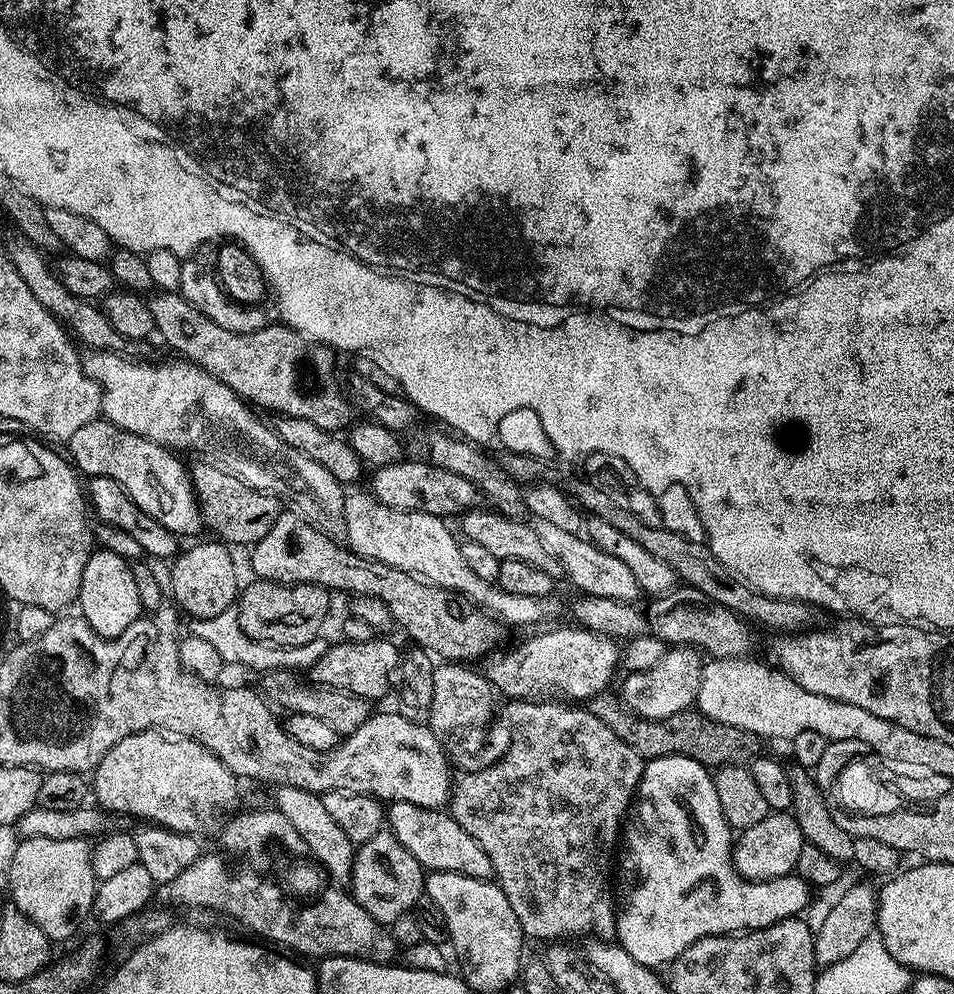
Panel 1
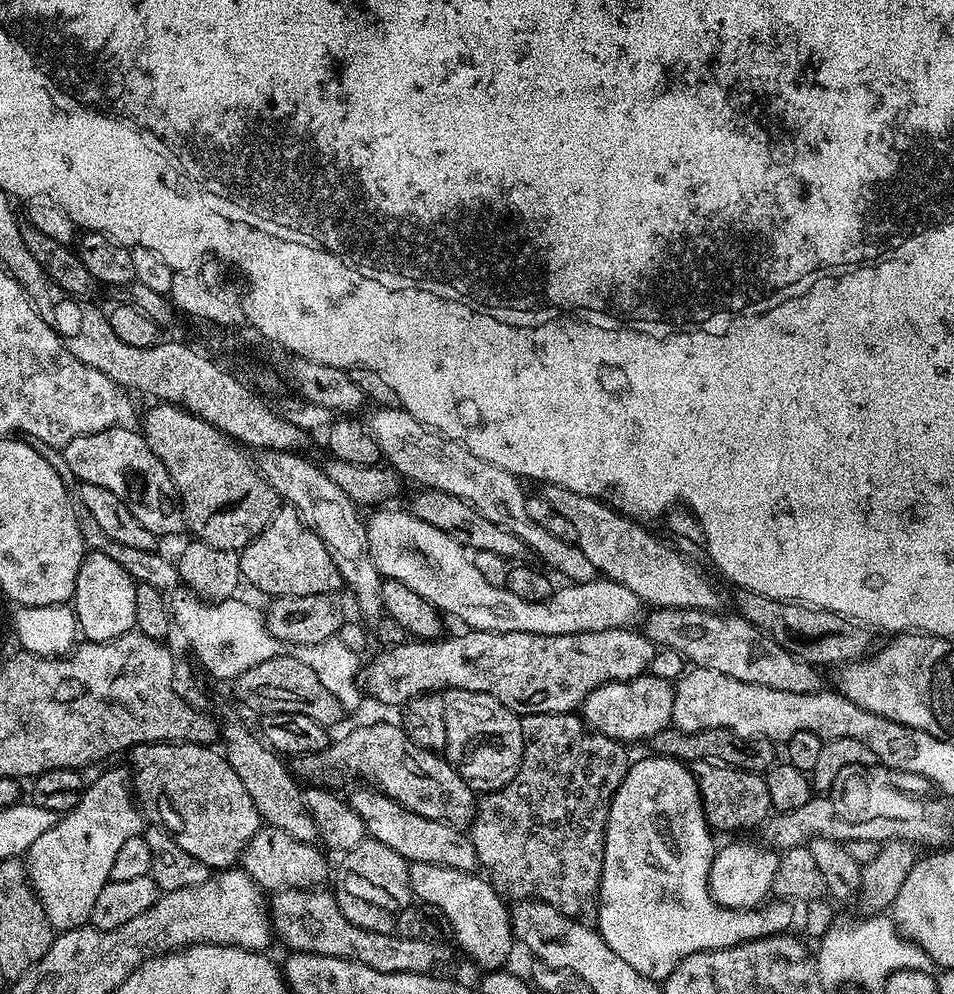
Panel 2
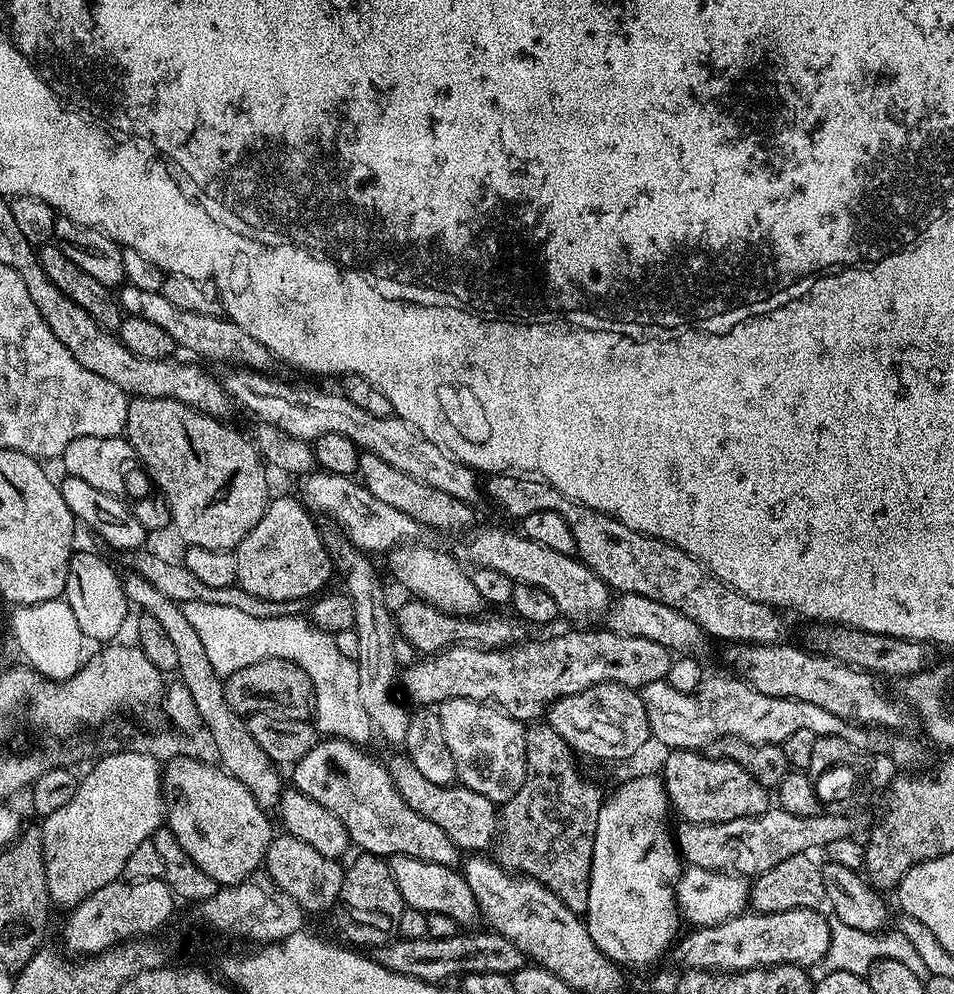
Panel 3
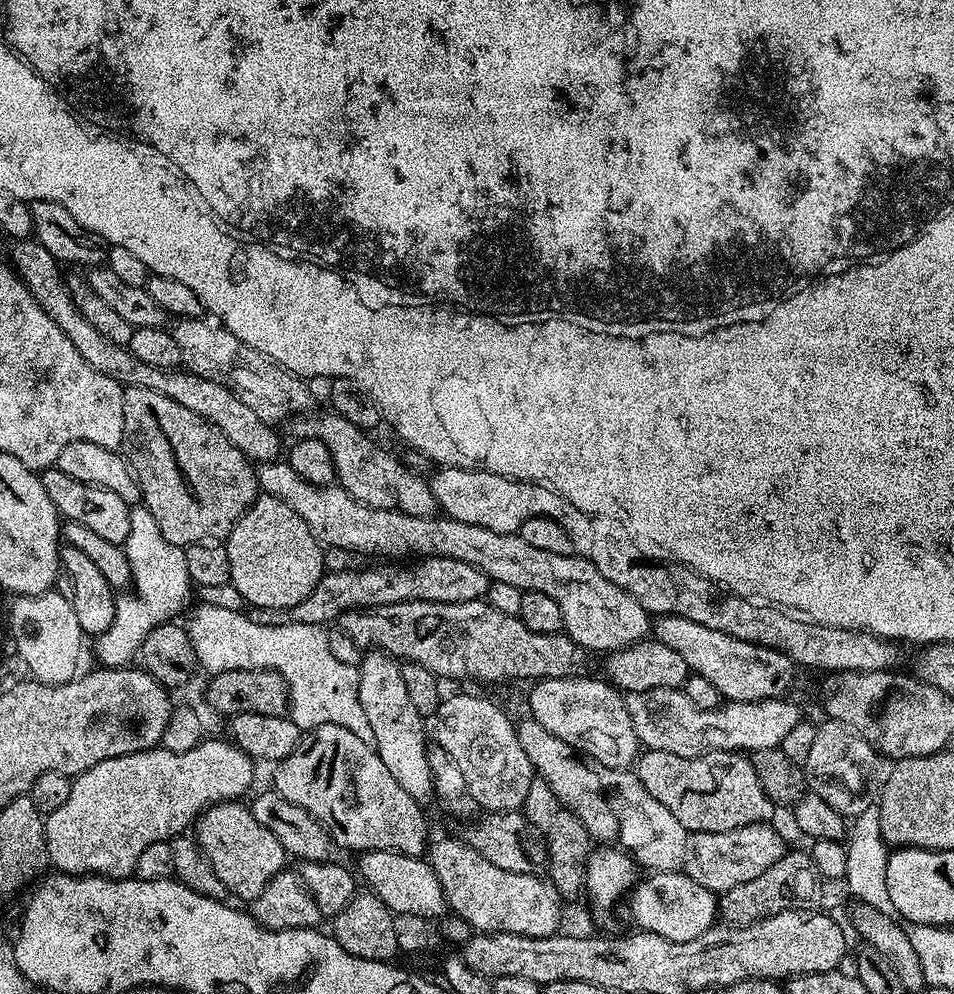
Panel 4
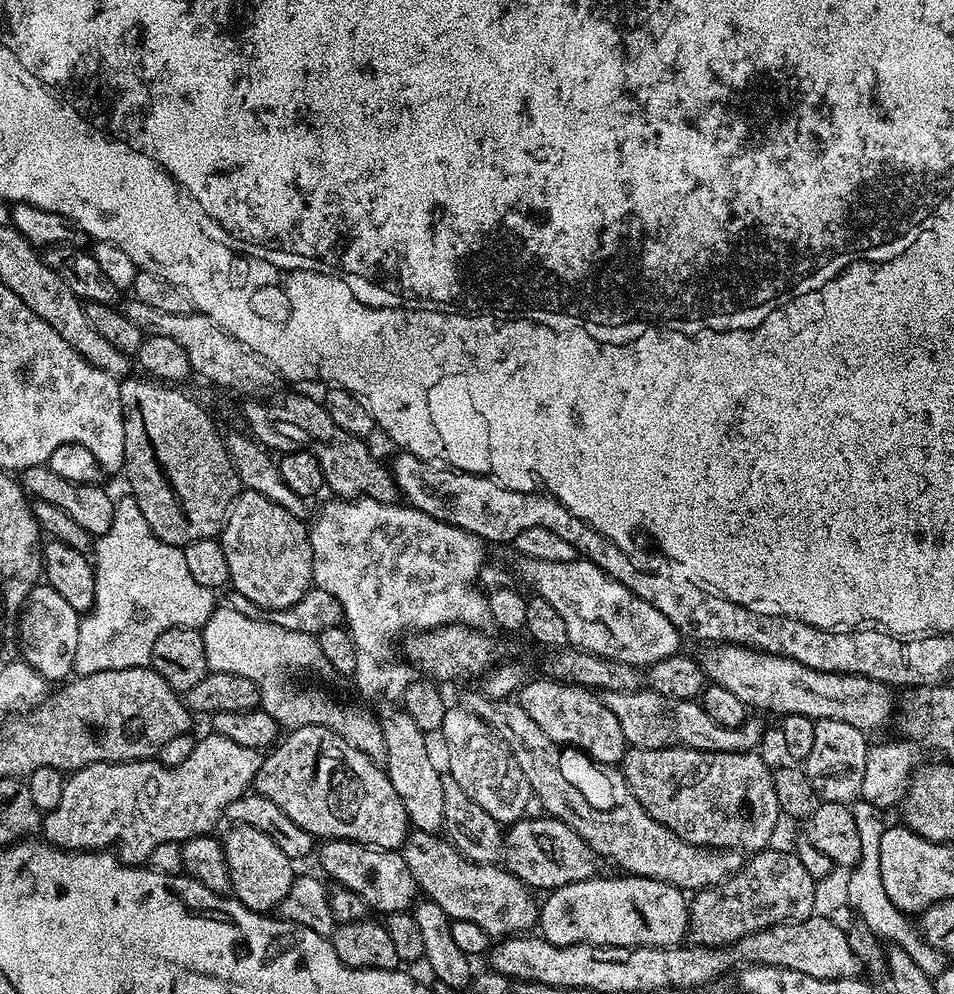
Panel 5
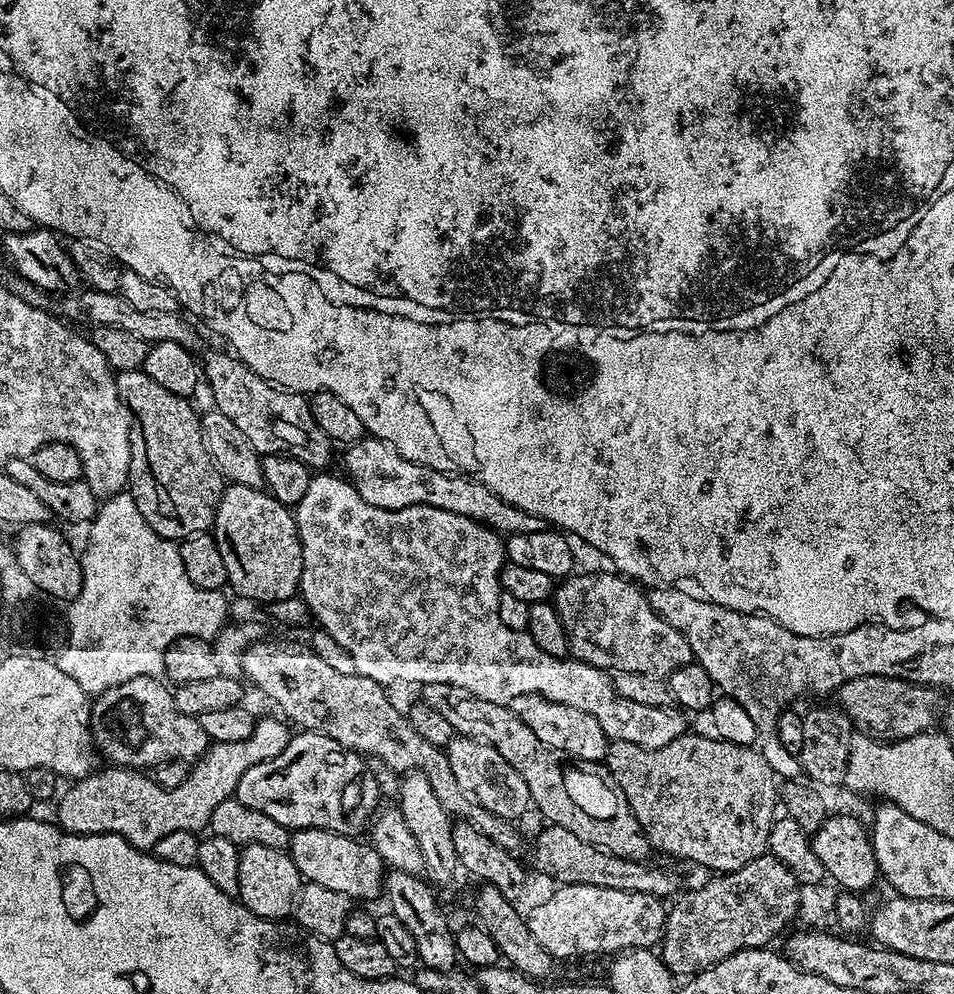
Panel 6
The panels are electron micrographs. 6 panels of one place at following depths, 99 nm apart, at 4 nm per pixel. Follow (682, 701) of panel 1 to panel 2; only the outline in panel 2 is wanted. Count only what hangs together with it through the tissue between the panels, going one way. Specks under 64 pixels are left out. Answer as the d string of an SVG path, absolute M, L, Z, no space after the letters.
M651 674L633 680L611 680L609 684L598 686L584 699L582 719L591 731L611 740L648 742L672 724L673 691L669 681Z

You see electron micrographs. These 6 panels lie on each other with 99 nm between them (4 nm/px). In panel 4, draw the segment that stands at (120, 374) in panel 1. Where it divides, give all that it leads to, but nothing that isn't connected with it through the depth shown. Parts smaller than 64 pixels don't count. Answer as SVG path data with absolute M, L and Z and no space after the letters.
M365 651L358 665L360 670L358 698L362 702L362 710L366 710L370 730L374 730L371 743L382 758L386 770L390 770L394 782L398 782L398 786L402 786L402 790L406 790L410 798L424 802L427 801L427 796L433 795L428 751L426 743L424 744L426 720L410 703L406 686L402 686L400 666L401 661L391 652Z

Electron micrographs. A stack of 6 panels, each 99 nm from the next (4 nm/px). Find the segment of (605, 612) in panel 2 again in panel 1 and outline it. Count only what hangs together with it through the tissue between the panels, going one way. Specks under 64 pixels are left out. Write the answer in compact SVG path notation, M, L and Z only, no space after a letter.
M371 491L356 492L344 497L344 517L346 526L344 536L347 547L365 556L368 560L377 560L386 566L419 576L425 584L439 588L449 588L458 592L465 600L472 601L477 608L499 620L505 626L513 624L516 628L528 628L531 624L540 624L543 620L552 620L560 612L559 595L546 598L525 598L518 594L506 594L496 584L487 584L466 566L462 558L461 541L457 533L447 528L445 521L434 514L396 510L378 502Z

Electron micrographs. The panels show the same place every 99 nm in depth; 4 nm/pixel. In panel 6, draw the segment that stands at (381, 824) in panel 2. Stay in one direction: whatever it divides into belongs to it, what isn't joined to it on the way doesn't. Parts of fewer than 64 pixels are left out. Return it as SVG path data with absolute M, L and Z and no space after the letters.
M300 730L289 739L282 754L266 762L258 762L258 766L250 766L250 770L246 770L242 778L238 778L234 799L250 810L267 814L274 818L274 822L289 830L317 828L355 837L360 834L356 832L362 831L363 828L365 831L369 827L370 821L378 812L376 803L381 803L382 797L378 782L368 768L365 757L358 752L349 752L347 748L342 748L338 742L322 734Z

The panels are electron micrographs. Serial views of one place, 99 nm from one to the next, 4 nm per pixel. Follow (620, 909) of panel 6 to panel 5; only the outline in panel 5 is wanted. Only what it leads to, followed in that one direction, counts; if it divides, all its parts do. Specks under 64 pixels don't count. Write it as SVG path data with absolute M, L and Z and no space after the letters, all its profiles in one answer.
M597 874L590 880L574 882L561 888L553 888L547 893L548 896L540 904L540 918L538 921L539 935L549 940L554 946L570 946L571 944L597 944L598 946L622 946L623 948L674 948L677 947L688 935L688 910L690 900L681 889L675 888L673 884L667 884L654 878L645 876L629 876L627 874L616 874L620 876L603 876Z

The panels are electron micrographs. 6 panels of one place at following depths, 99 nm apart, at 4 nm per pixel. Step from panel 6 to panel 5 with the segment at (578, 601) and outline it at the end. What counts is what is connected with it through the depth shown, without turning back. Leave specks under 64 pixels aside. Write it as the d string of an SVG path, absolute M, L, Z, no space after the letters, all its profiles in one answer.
M526 556L519 562L518 572L522 580L532 587L535 595L546 598L546 602L550 602L550 606L554 606L554 610L558 610L566 621L571 647L633 666L662 662L662 658L670 658L681 651L681 634L666 614L650 606L650 602L638 598L638 594L607 576L589 560L577 558L570 562L542 562Z

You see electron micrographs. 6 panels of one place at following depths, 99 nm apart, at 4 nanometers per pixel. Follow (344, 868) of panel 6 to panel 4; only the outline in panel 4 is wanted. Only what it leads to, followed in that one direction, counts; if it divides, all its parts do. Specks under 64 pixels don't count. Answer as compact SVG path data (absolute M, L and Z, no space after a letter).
M365 852L359 857L358 876L393 914L418 914L436 918L445 911L444 891L427 859L403 856L401 852Z

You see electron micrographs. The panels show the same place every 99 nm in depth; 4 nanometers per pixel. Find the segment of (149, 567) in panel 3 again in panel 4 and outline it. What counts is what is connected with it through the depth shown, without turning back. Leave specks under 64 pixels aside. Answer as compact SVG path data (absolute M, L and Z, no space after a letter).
M426 556L417 559L416 562L417 564L413 568L408 569L364 568L361 572L352 572L353 570L325 571L324 576L318 582L318 586L314 586L314 590L310 590L310 594L306 594L306 598L302 598L302 602L298 602L298 606L290 606L289 608L263 608L262 606L248 604L246 598L242 598L242 594L238 594L238 590L231 582L222 586L199 586L198 600L201 604L218 606L218 610L241 612L245 618L258 626L290 626L291 624L328 626L331 625L331 620L332 623L339 621L342 613L347 612L349 608L384 610L394 602L406 602L407 600L429 600L430 602L453 604L454 602L484 600L488 595L488 585L490 583L488 576L482 574L482 570L478 570L478 566L470 566L470 562L462 562L445 556Z

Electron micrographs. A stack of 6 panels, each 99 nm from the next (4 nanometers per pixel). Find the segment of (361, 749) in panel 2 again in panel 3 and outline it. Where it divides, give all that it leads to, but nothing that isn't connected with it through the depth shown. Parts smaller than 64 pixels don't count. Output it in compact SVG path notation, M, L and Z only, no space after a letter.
M399 755L392 761L387 761L386 767L405 802L414 810L418 810L422 818L430 818L434 826L442 826L442 830L446 830L446 834L455 842L457 848L469 848L467 851L472 854L491 849L498 836L497 805L493 804L490 798L469 788L428 781L419 772L418 766L410 763L407 755Z

